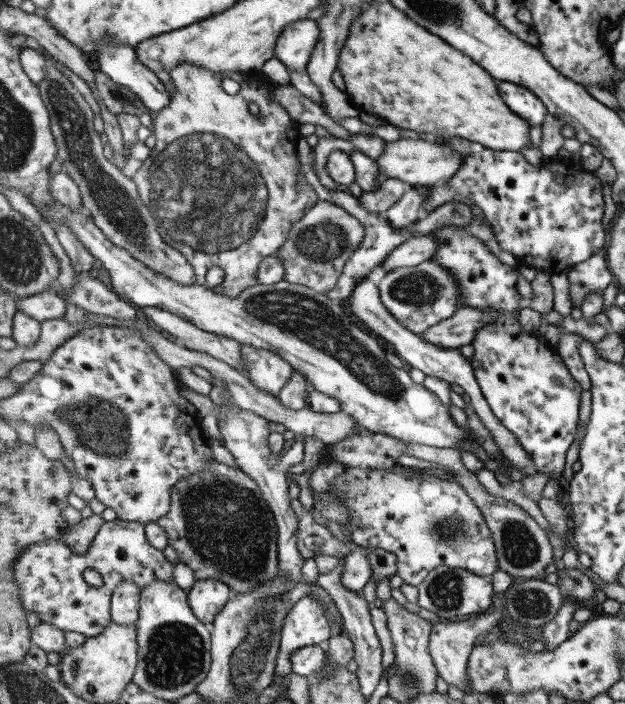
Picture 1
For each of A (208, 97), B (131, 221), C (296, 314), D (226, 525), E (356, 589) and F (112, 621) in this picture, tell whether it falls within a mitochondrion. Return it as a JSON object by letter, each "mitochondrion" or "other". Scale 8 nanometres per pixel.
{"A":"other","B":"mitochondrion","C":"mitochondrion","D":"mitochondrion","E":"other","F":"other"}

